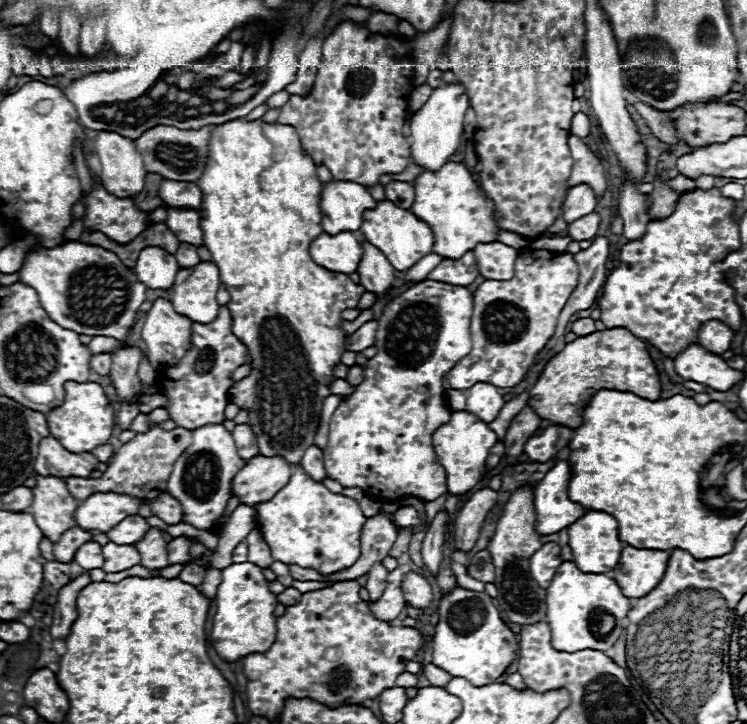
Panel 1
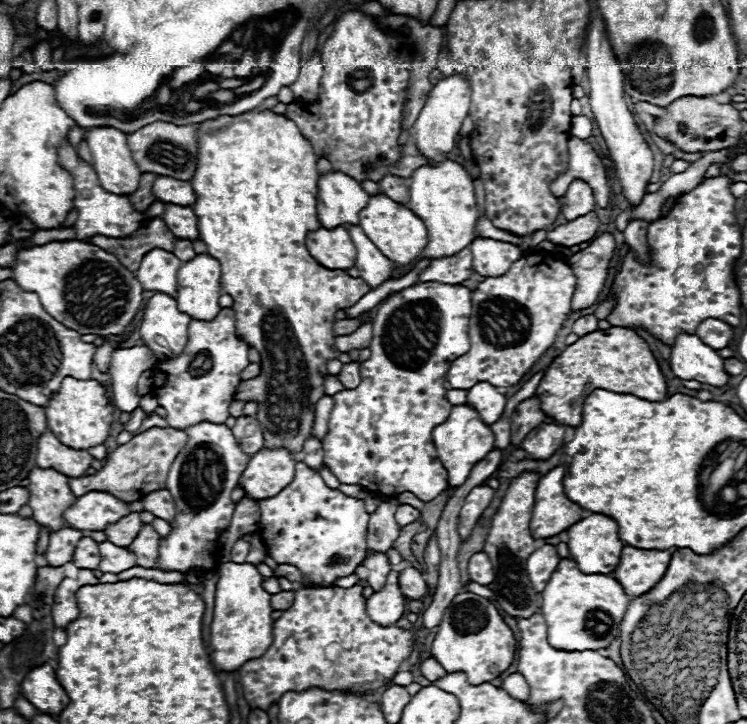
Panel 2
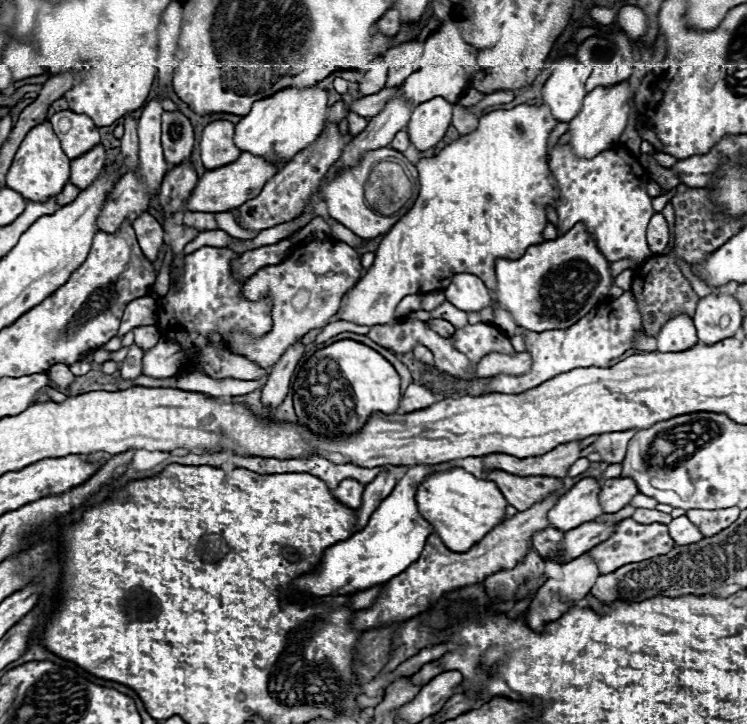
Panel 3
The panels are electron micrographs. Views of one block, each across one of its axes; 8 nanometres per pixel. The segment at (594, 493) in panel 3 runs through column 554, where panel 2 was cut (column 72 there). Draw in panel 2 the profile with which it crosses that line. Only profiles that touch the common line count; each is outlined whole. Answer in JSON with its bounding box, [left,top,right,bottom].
[62,492,128,530]

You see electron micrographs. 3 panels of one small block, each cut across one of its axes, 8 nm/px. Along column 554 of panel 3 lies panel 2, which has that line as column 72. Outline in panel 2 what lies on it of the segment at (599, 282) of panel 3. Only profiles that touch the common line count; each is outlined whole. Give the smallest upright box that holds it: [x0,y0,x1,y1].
[12,240,144,336]

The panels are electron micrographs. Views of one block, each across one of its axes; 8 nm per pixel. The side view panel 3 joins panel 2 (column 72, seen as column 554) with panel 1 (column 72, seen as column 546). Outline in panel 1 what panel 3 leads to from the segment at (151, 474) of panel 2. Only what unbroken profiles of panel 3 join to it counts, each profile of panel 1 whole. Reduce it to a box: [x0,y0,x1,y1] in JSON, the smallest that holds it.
[66,428,192,502]

